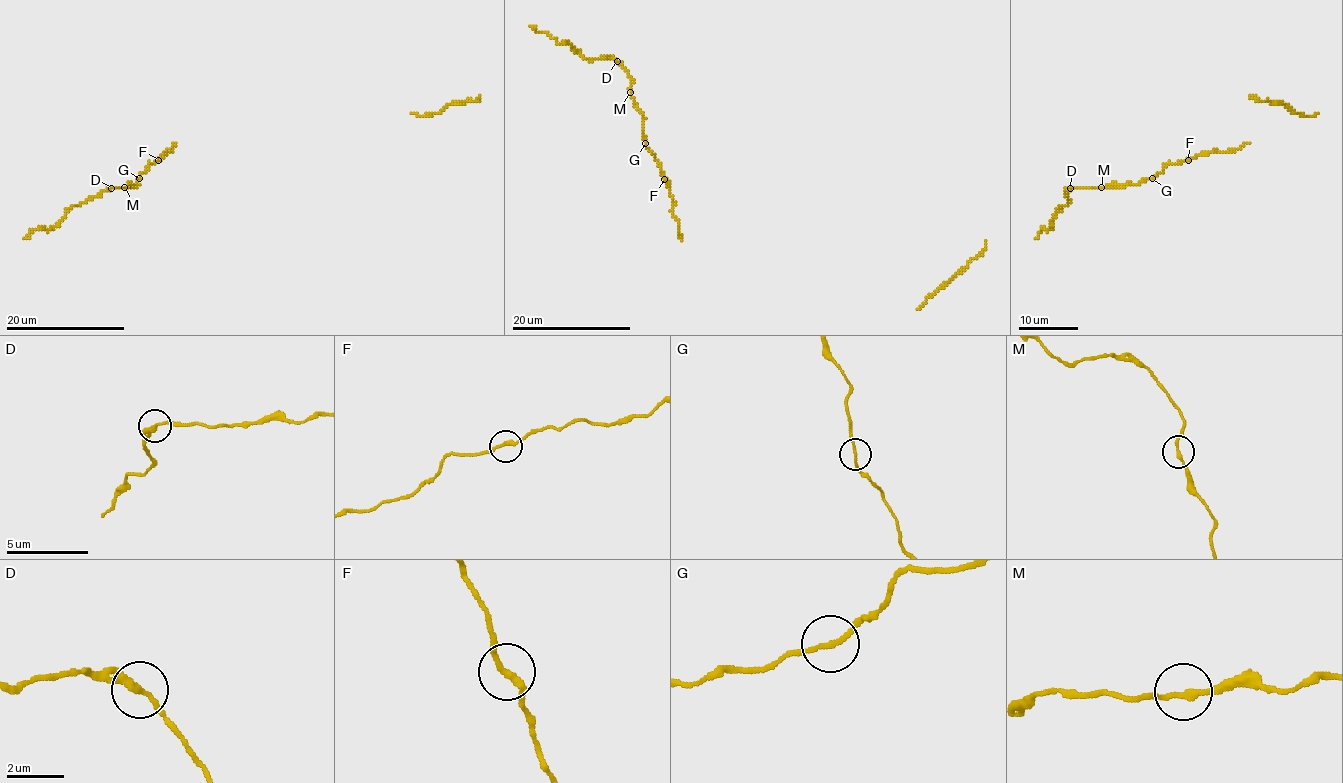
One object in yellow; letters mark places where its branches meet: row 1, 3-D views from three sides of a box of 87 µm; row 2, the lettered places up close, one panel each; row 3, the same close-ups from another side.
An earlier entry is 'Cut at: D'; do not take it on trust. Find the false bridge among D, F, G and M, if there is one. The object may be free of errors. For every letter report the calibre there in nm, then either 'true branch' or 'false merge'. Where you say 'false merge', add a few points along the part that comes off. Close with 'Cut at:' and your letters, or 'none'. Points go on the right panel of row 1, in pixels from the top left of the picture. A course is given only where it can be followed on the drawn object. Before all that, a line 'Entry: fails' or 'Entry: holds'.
Entry: holds
D: calibre 220 nm; false merge; course (1070, 188), (1066, 196), (1068, 202), (1057, 211), (1051, 221), (1052, 227), (1042, 229), (1034, 239)
F: calibre 220 nm; true branch
G: calibre 150 nm; true branch
M: calibre 200 nm; true branch
Cut at: D

